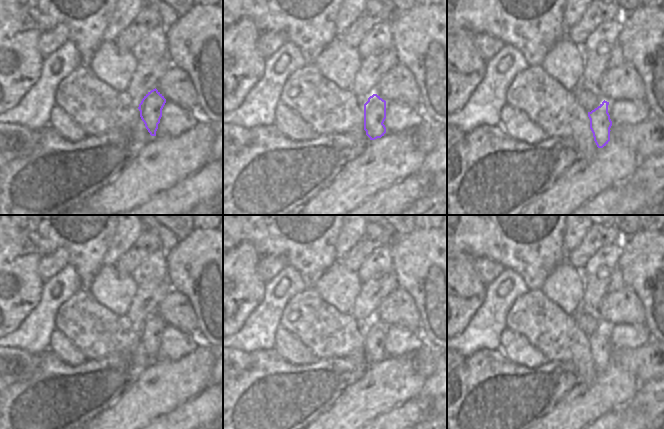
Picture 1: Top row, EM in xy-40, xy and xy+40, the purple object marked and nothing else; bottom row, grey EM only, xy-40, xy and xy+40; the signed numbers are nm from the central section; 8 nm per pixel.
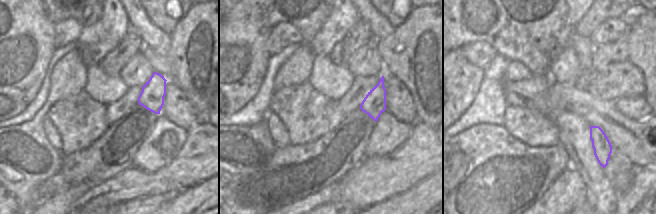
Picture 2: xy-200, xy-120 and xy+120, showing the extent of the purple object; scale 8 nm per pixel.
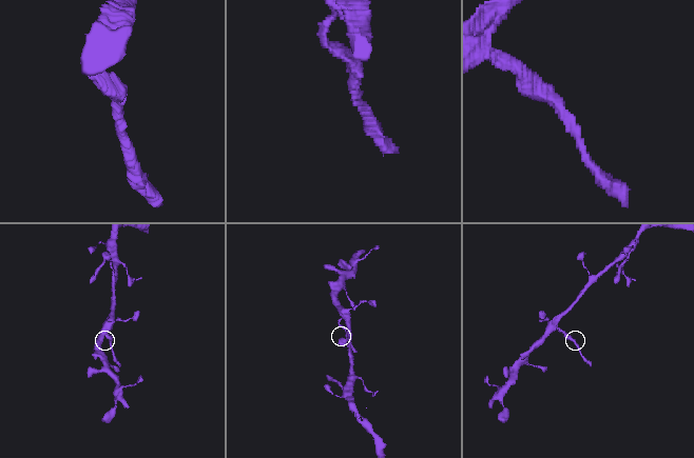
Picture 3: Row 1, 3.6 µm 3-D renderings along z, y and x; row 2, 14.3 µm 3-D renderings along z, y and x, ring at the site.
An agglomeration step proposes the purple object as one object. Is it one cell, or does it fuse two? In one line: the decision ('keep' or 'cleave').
cleave

